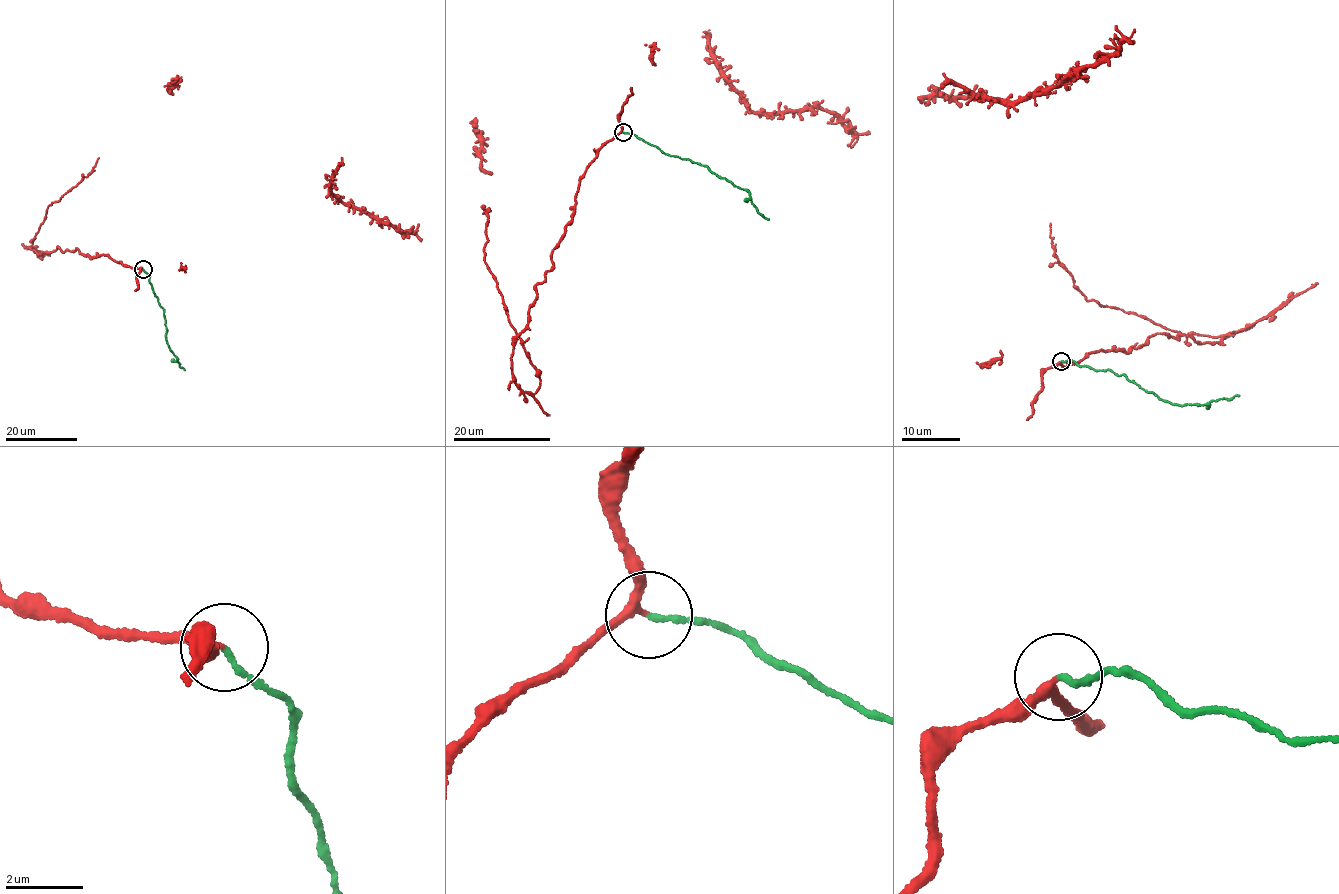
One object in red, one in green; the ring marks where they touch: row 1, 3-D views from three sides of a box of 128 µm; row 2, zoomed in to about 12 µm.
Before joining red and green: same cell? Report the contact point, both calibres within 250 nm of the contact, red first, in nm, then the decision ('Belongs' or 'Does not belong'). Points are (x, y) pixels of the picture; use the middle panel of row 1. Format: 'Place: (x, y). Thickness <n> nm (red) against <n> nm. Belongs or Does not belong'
Place: (623, 132). Thickness 200 nm (red) against 140 nm. Belongs

